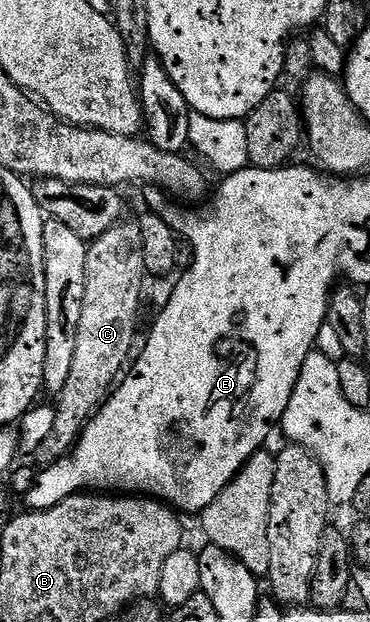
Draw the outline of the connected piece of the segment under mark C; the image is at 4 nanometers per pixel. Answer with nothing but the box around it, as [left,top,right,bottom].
[35,219,147,467]

